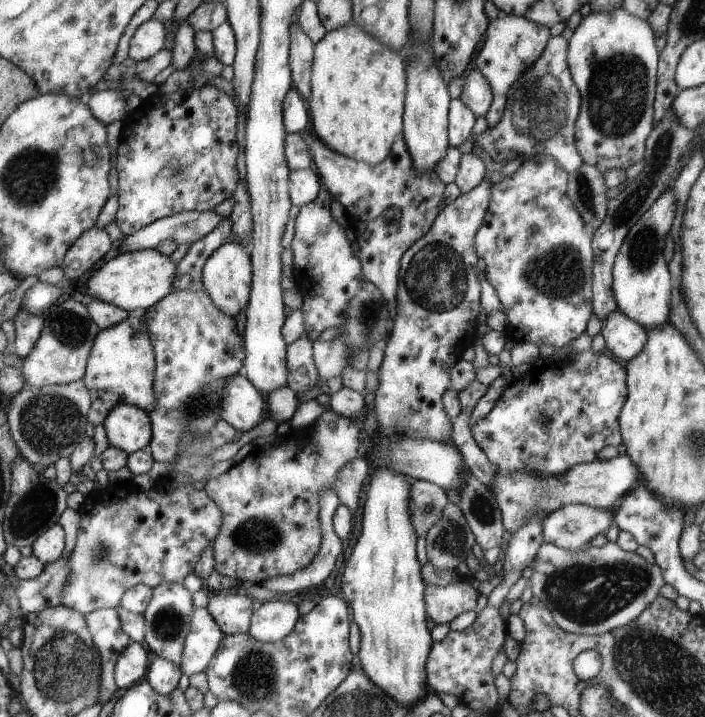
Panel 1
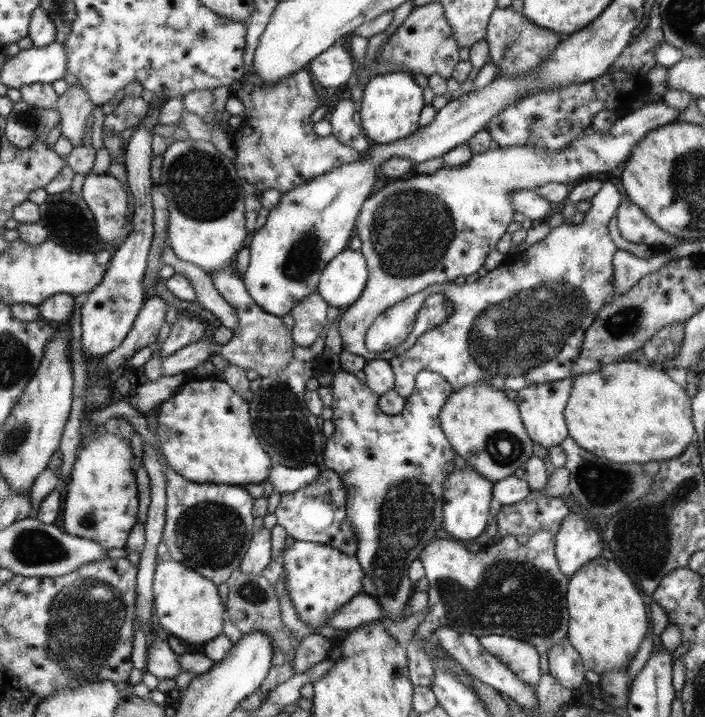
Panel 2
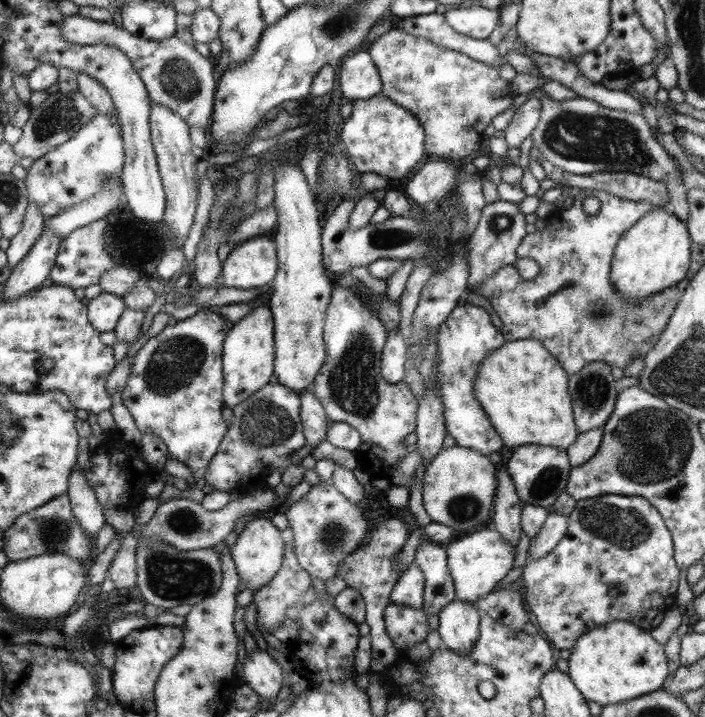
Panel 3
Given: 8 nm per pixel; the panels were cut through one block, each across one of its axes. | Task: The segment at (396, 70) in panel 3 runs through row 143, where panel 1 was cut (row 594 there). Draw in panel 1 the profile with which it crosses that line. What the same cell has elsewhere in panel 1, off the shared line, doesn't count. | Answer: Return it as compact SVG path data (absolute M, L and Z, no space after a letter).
M462 578L454 584L448 584L438 588L438 586L428 586L426 588L426 604L429 609L430 620L437 624L450 624L457 616L462 613L473 611L476 608L476 601L479 597L479 592L476 592L470 584L470 578Z

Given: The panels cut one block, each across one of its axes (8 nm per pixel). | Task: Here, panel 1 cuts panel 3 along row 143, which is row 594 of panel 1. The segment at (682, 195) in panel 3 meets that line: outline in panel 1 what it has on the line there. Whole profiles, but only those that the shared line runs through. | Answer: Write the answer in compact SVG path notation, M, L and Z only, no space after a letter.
M607 542L603 547L586 546L581 550L566 550L555 544L543 543L531 566L534 568L530 577L533 595L552 612L562 630L581 635L598 636L626 626L660 596L660 590L666 584L658 564L647 562L636 552L622 550L617 542Z

